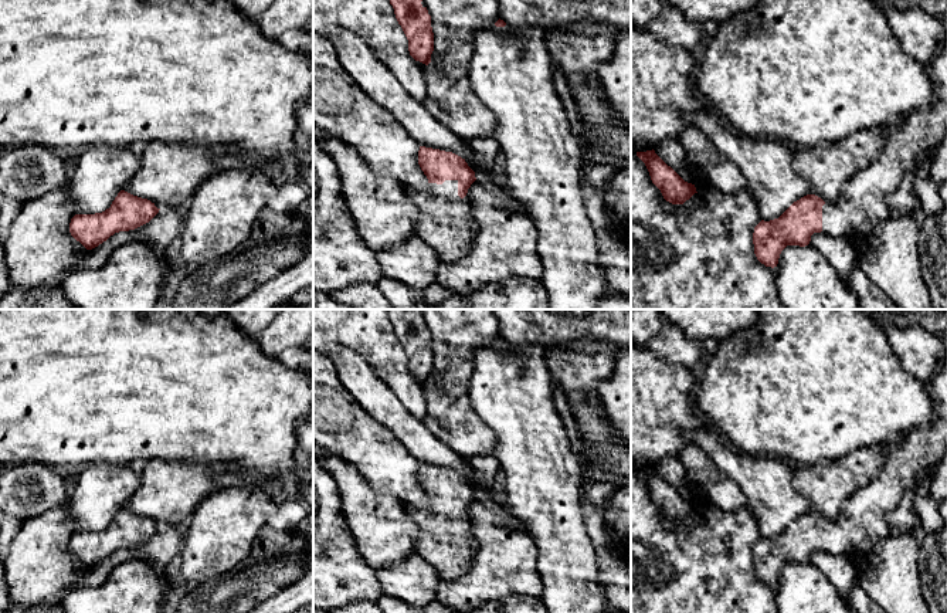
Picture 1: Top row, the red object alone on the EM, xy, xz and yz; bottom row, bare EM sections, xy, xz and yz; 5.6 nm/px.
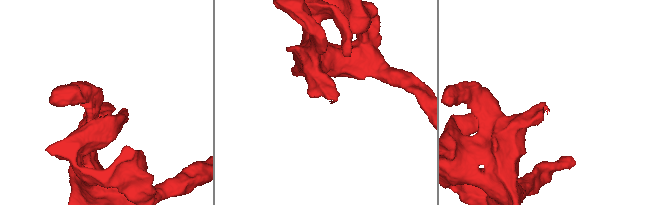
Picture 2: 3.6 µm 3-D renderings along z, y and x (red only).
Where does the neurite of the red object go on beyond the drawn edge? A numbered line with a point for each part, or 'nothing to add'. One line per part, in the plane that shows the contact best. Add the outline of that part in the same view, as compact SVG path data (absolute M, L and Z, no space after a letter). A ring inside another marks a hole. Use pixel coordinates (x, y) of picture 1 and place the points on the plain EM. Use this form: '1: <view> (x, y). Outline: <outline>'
1: xz (444, 539). Outline: M458 498L428 501L422 507L401 501L401 505L418 526L415 553L438 570L441 580L454 580L466 573L476 548L468 518L458 514Z

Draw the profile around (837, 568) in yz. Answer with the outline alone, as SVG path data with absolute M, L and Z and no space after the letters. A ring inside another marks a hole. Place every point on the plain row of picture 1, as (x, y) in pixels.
M821 549L811 553L809 562L824 573L844 599L848 599L849 589L855 583L855 570L848 555L834 555Z

